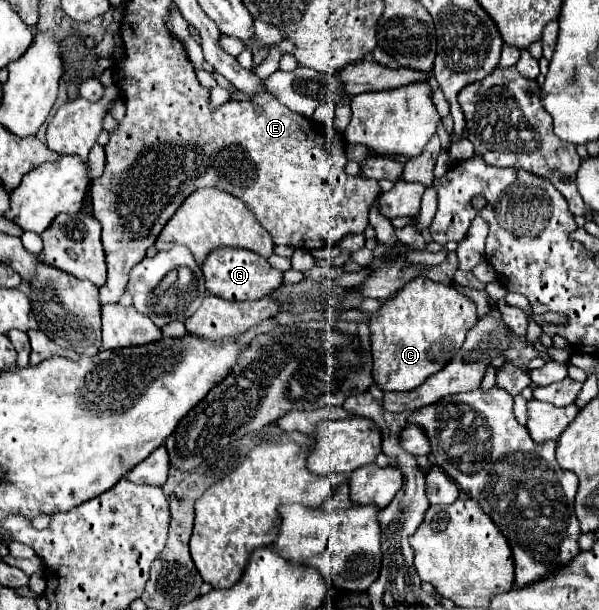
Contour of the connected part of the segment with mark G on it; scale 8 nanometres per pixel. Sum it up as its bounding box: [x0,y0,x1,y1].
[202,248,282,300]

